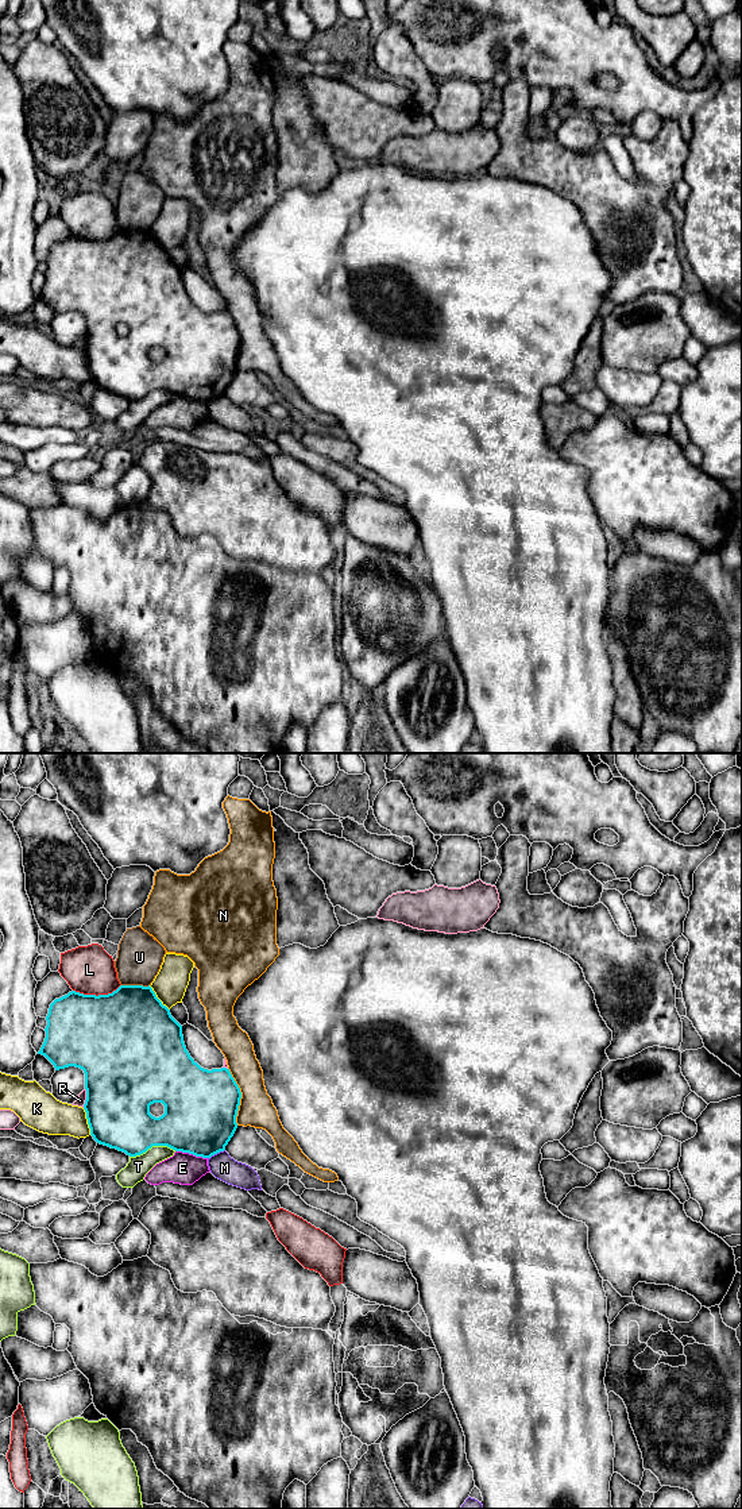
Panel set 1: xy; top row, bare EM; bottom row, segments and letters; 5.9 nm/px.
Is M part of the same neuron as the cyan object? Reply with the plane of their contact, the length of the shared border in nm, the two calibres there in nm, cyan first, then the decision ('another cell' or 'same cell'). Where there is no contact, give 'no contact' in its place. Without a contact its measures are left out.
xy | 120 nm | 440/150 nm | another cell

